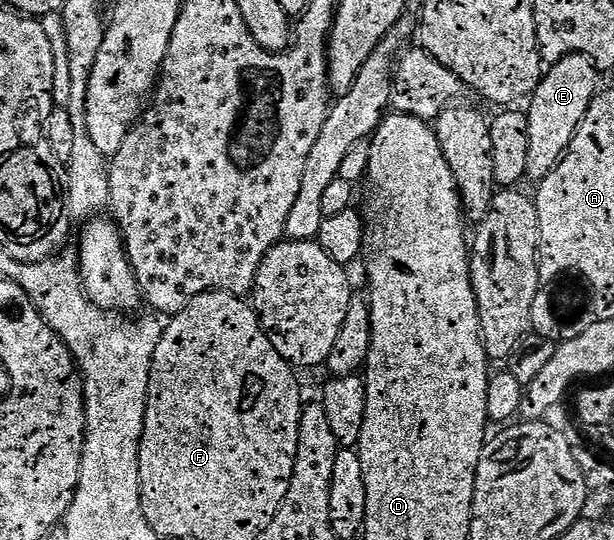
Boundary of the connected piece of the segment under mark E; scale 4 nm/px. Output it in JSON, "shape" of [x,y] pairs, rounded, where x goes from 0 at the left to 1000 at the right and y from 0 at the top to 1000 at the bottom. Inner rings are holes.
{"shape":[[[922,102],[889,126],[870,176],[863,178],[865,200],[855,206],[862,231],[860,333],[884,333],[915,294],[972,174],[969,139],[972,126],[954,102]]]}

